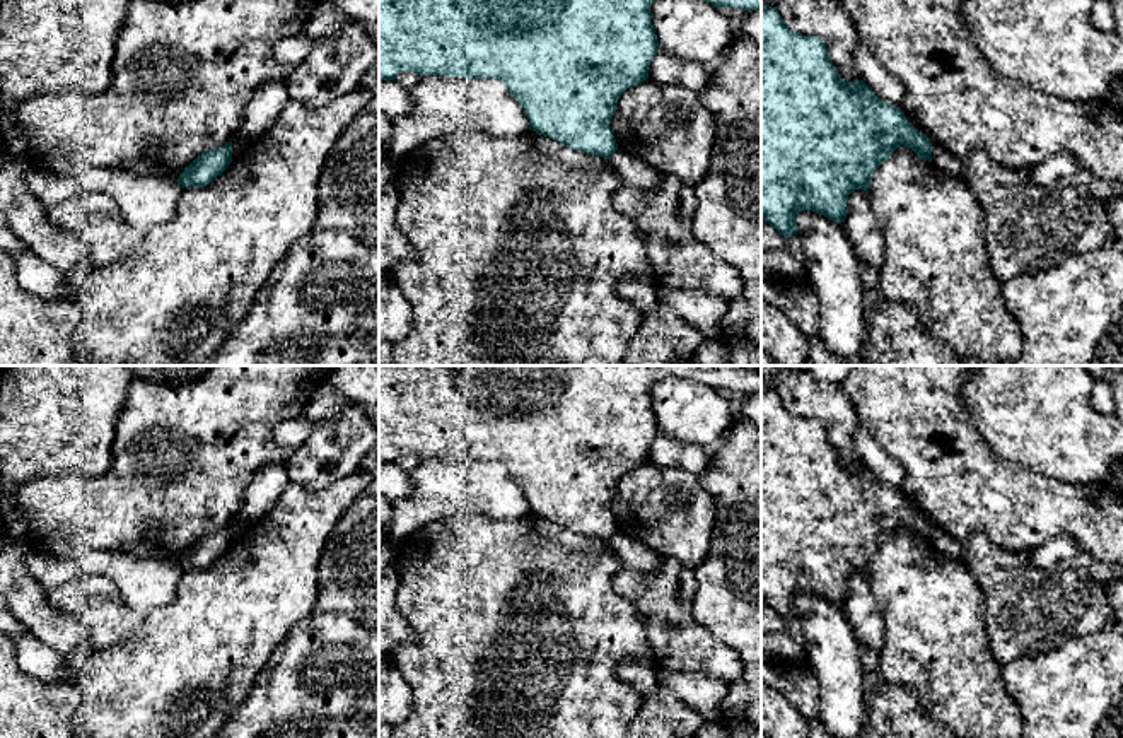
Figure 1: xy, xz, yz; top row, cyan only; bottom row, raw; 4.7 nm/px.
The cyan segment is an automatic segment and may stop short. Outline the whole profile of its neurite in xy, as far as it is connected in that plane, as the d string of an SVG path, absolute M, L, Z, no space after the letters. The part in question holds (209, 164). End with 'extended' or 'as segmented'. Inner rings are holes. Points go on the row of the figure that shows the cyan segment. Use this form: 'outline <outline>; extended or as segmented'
outline M232 142L201 152L177 178L183 188L203 188L220 176L232 162Z; as segmented

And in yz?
outline M761 7L761 219L783 237L797 234L795 215L812 210L833 222L845 222L847 198L855 190L867 191L874 171L893 152L906 145L920 159L932 162L932 142L918 132L899 106L881 101L864 80L840 79L826 43L818 36L792 32L777 7Z; as segmented

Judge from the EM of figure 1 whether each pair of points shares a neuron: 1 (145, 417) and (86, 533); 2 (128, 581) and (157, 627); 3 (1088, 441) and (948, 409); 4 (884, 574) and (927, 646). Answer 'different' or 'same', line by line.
1: same
2: different
3: different
4: same

